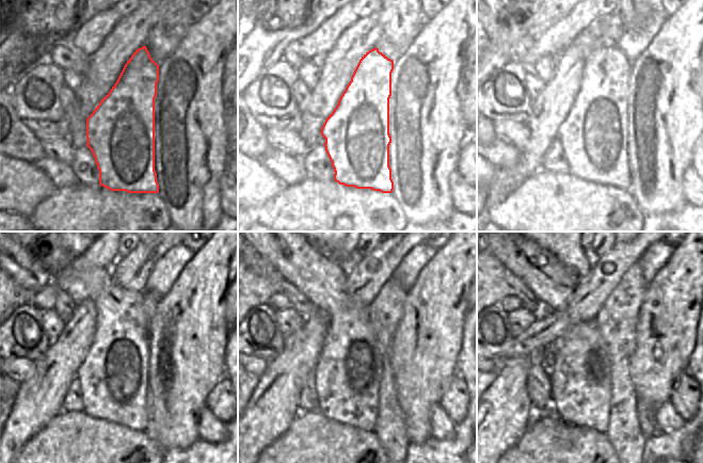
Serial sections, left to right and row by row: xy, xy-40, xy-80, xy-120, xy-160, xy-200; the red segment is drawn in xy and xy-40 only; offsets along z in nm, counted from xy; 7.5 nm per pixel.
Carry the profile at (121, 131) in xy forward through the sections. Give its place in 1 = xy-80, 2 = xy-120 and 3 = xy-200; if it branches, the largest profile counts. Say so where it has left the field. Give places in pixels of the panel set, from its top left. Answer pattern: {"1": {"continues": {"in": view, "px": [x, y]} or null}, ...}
{"1": {"continues": {"in": "xy-80", "px": [600, 113]}}, "2": {"continues": {"in": "xy-120", "px": [121, 342]}}, "3": {"continues": {"in": "xy-200", "px": [578, 377]}}}

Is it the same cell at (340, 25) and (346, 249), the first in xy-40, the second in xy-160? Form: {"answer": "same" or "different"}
{"answer": "same"}

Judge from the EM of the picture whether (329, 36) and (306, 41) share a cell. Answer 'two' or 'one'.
one

